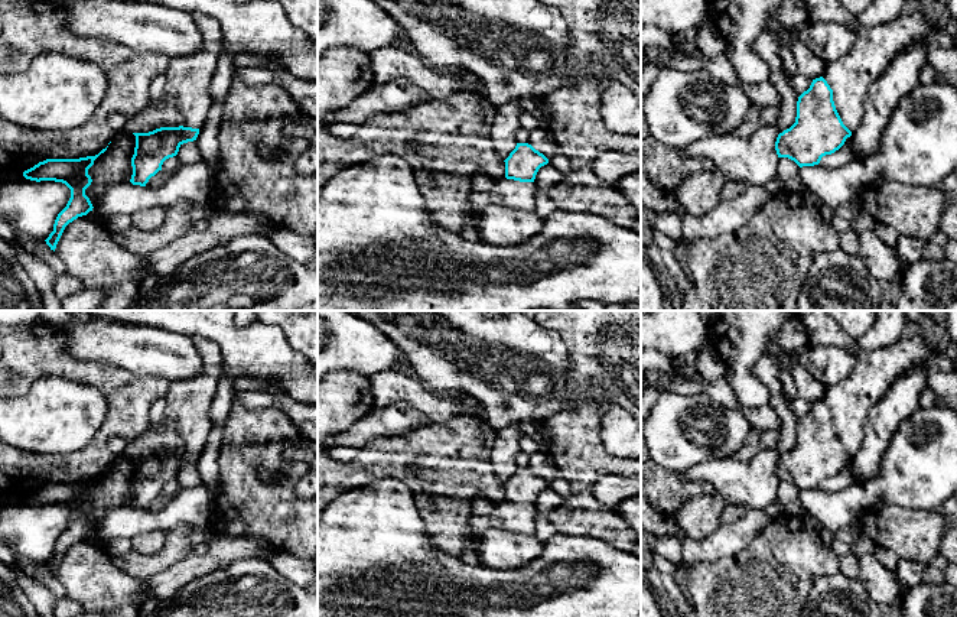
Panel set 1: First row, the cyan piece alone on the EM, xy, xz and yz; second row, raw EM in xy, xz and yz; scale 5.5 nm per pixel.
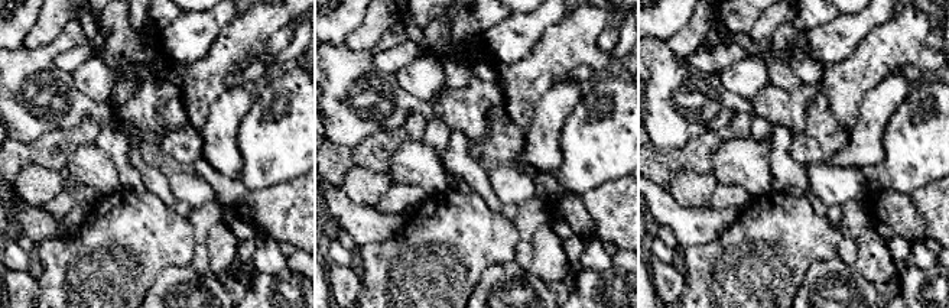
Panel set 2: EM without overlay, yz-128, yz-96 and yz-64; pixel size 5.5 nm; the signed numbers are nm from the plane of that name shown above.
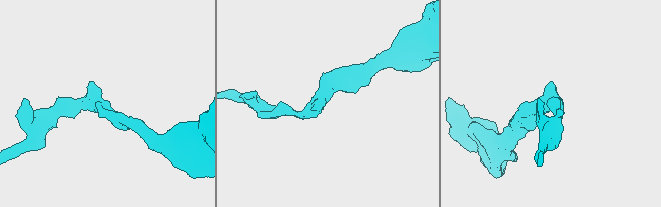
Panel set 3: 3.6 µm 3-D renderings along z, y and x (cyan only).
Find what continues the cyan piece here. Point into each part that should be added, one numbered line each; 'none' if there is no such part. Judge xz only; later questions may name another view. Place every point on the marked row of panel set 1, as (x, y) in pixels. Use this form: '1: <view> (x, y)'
1: xz (507, 192)

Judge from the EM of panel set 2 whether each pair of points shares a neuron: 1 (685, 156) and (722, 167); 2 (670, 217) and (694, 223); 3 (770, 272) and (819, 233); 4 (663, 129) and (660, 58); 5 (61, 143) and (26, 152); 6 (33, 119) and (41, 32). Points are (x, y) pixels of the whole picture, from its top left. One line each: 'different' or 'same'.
1: different
2: same
3: same
4: same
5: same
6: different

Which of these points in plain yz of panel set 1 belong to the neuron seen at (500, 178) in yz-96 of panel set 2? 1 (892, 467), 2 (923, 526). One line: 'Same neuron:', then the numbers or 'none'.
Same neuron: 1

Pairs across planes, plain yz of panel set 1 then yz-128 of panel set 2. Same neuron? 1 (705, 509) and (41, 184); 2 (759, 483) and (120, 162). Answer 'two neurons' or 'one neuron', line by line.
1: one neuron
2: two neurons

